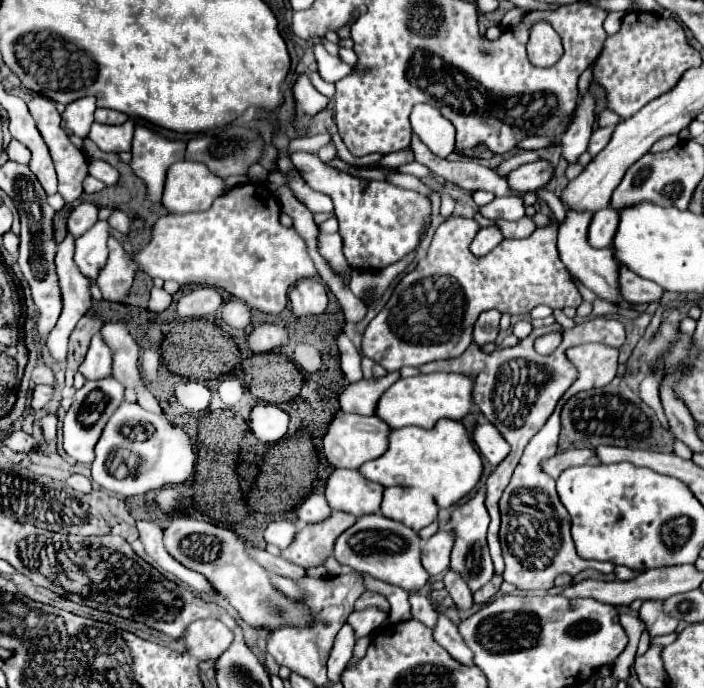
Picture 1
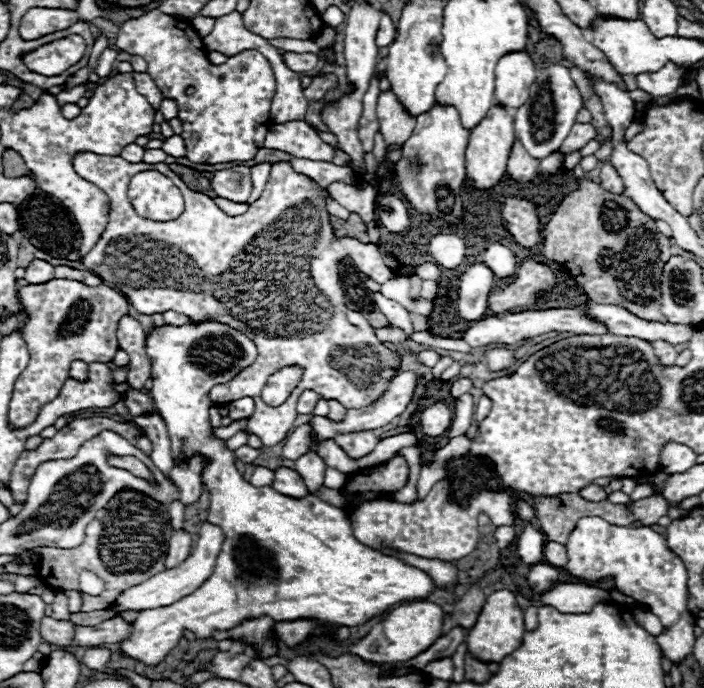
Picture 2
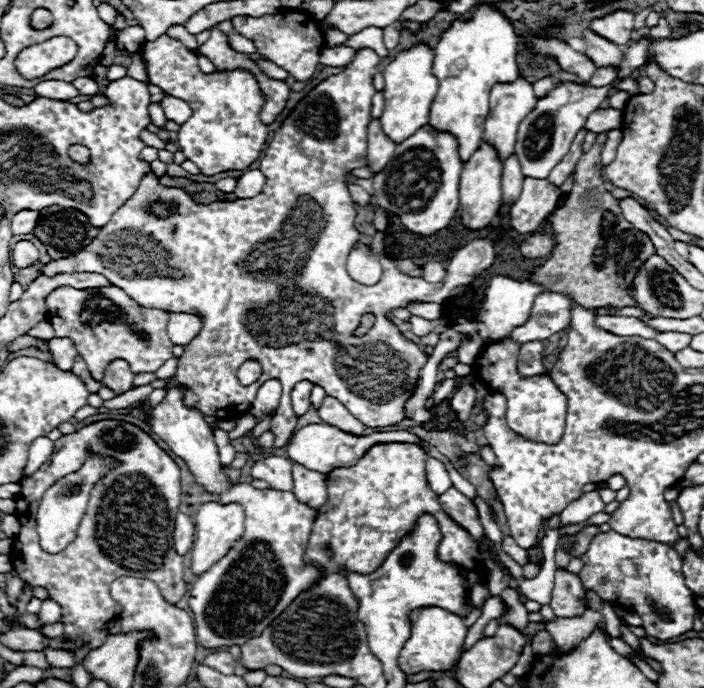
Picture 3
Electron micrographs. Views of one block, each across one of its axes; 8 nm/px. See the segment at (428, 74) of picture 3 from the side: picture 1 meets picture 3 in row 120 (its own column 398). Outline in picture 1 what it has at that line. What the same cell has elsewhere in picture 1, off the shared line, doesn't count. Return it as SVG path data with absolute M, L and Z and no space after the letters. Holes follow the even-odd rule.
M432 372L432 374L418 374L414 378L400 378L382 394L376 408L376 416L380 416L392 428L402 428L402 426L432 428L440 418L462 420L464 416L470 414L474 406L472 390L474 382L464 374Z

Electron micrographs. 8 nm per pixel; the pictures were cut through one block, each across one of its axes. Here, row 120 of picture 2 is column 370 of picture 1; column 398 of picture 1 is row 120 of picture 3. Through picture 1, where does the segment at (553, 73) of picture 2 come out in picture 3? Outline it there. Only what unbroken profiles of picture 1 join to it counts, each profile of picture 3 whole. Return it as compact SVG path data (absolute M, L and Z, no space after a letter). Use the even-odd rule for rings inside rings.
M625 78L622 82L612 83L598 90L590 90L572 82L562 82L554 90L550 90L546 98L536 102L536 108L522 120L522 126L518 126L518 142L514 150L514 154L520 160L524 176L530 176L530 178L550 176L552 168L568 154L572 140L584 128L588 116L604 104L610 88L627 91L631 96L639 93L638 81L632 78Z

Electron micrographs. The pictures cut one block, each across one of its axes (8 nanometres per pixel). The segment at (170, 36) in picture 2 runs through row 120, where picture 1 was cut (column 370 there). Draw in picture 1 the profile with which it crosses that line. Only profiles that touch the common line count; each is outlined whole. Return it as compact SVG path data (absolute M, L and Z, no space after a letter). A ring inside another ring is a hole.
M294 152L292 164L312 190L332 196L334 214L340 222L338 234L344 242L344 256L352 268L382 270L418 248L432 218L428 196L398 188L390 182L372 182L340 174L310 152Z

